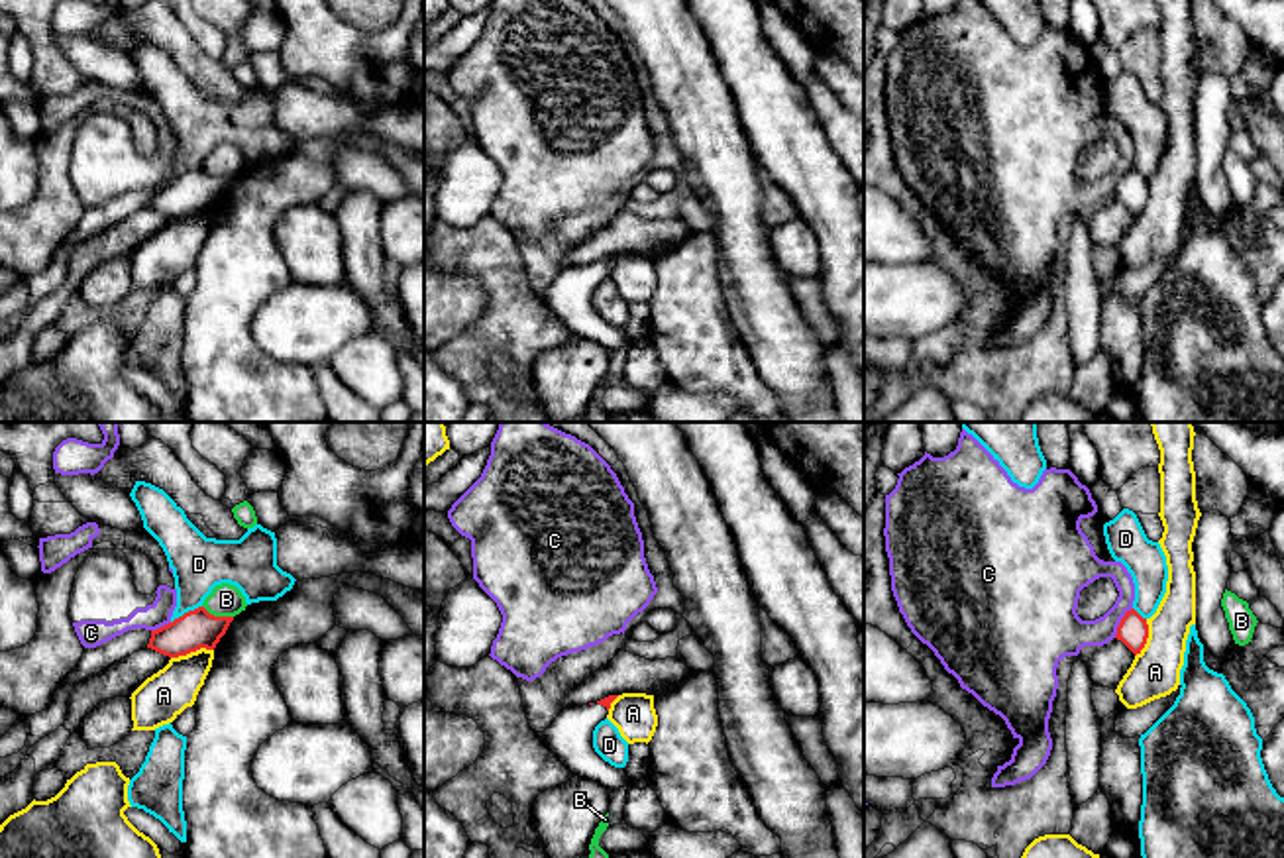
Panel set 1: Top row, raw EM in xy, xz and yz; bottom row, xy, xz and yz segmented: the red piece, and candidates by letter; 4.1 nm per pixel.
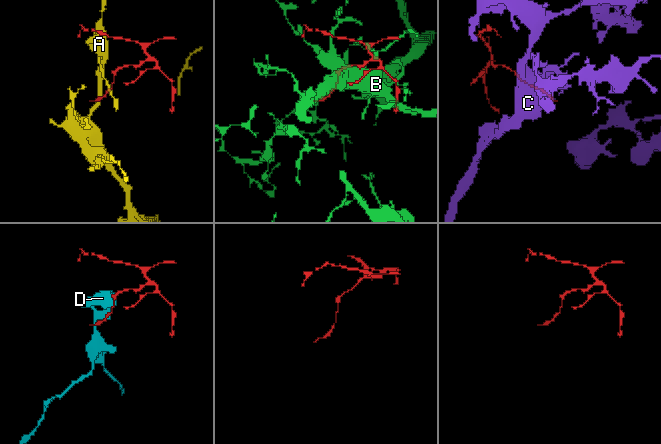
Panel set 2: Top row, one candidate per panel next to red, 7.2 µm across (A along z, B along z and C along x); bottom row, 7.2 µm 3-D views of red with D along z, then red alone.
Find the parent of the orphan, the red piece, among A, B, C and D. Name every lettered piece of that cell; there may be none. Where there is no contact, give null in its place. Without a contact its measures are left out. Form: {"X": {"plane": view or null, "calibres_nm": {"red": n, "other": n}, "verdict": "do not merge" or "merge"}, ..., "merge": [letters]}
{"A": {"plane": "xy", "calibres_nm": {"red": 160, "other": 200}, "verdict": "do not merge"}, "B": {"plane": "xy", "calibres_nm": {"red": 160, "other": 130}, "verdict": "do not merge"}, "C": {"plane": "yz", "calibres_nm": {"red": 130, "other": 200}, "verdict": "do not merge"}, "D": {"plane": "xy", "calibres_nm": {"red": 160, "other": 220}, "verdict": "do not merge"}, "merge": []}

